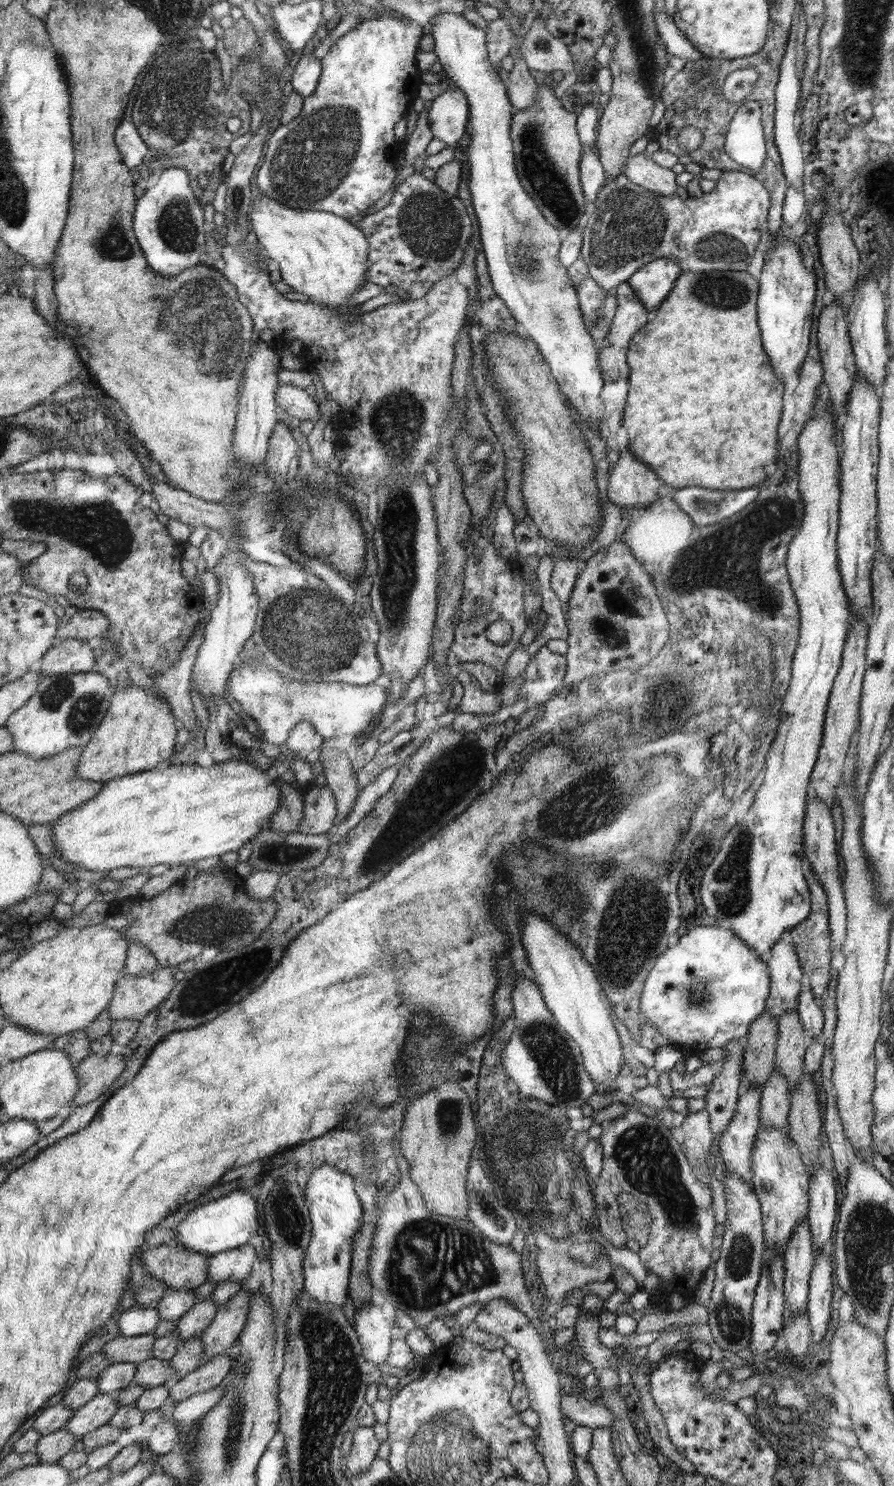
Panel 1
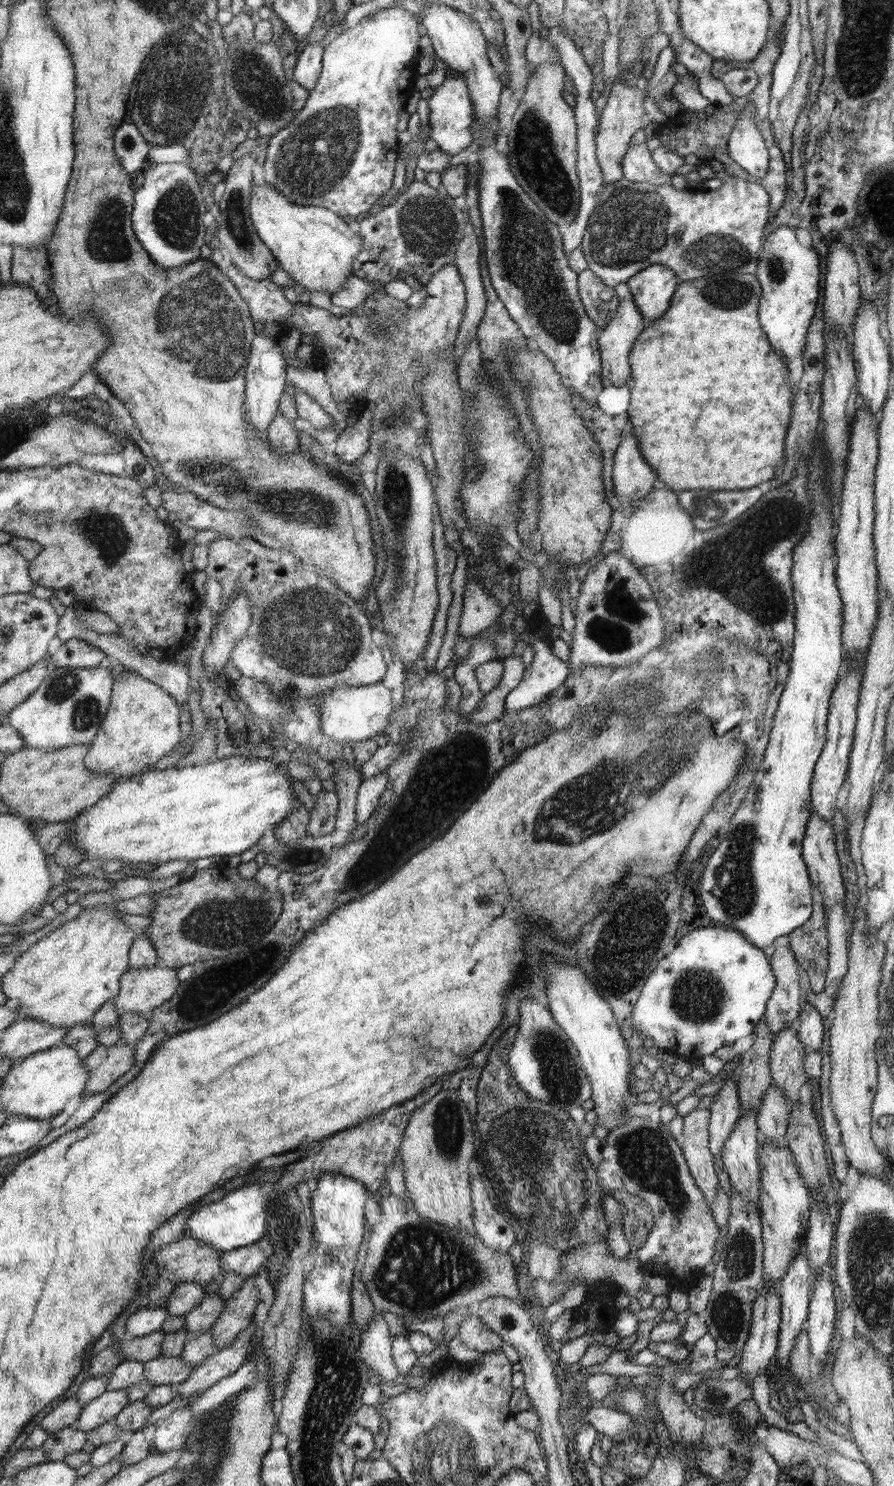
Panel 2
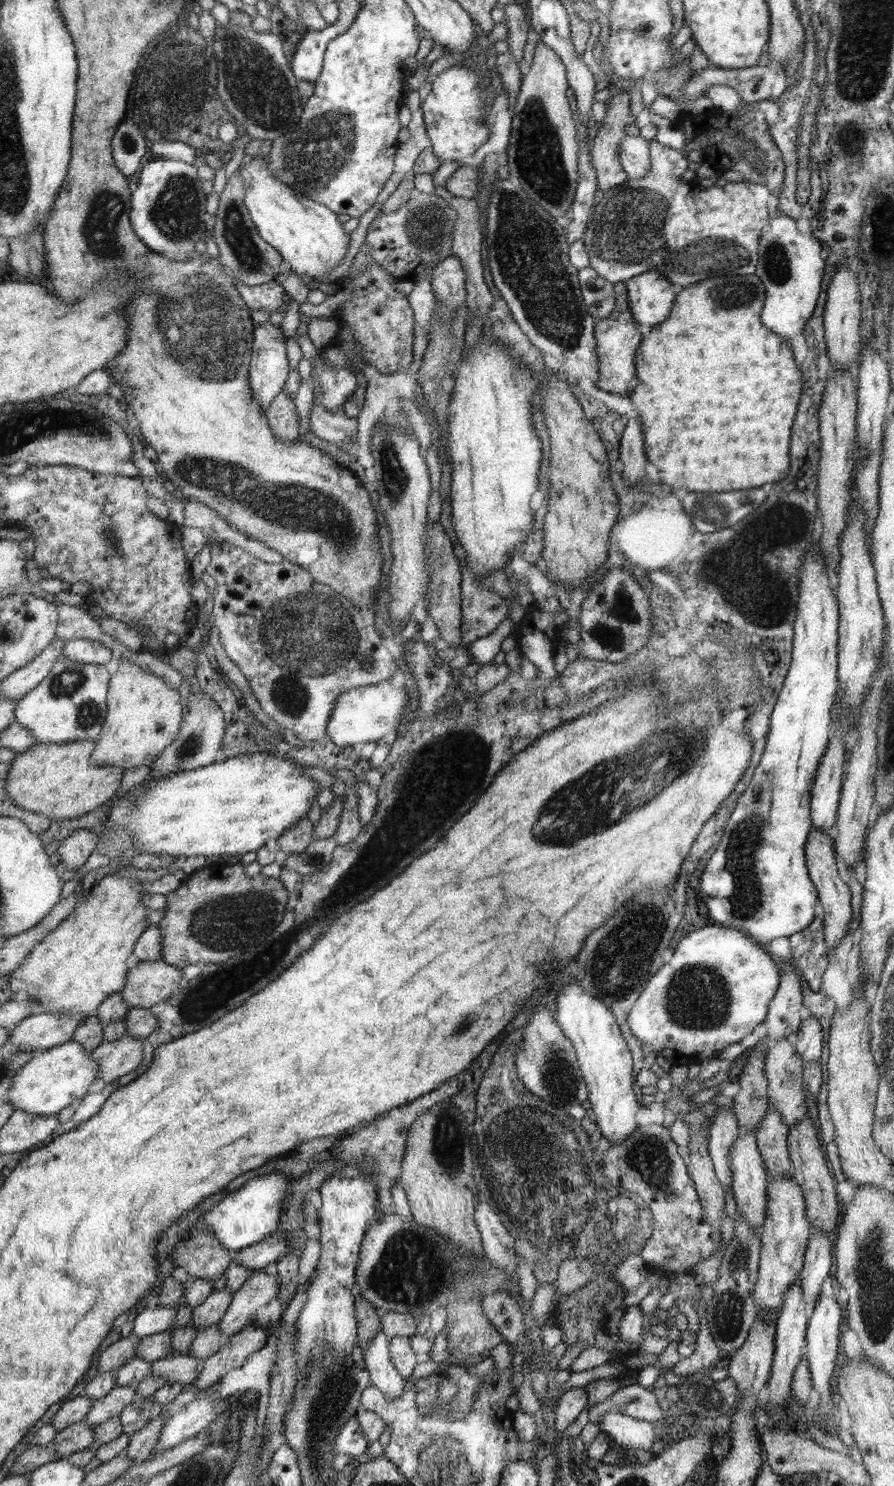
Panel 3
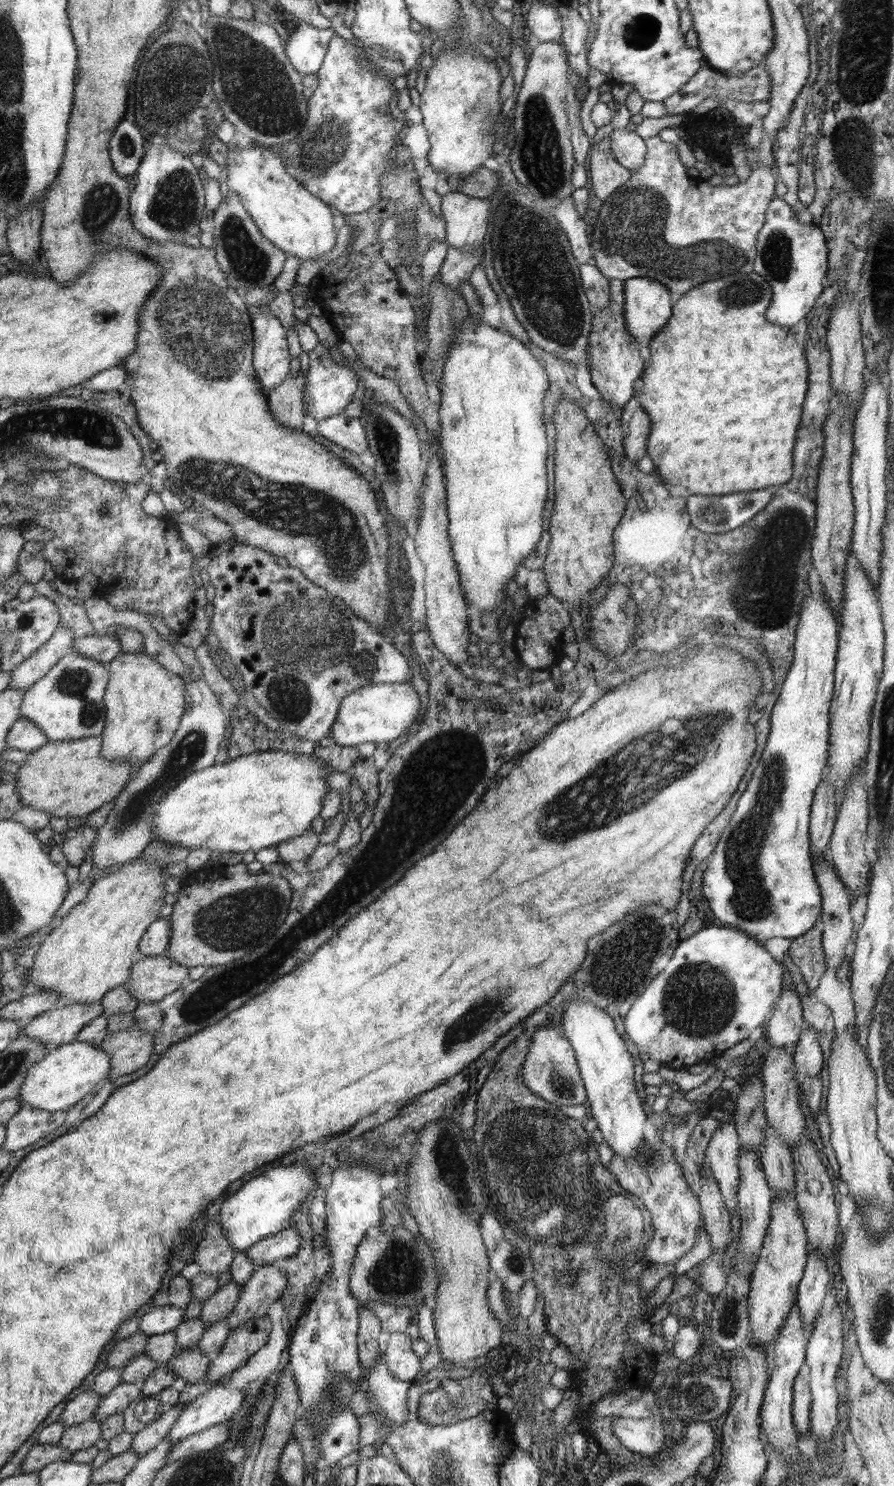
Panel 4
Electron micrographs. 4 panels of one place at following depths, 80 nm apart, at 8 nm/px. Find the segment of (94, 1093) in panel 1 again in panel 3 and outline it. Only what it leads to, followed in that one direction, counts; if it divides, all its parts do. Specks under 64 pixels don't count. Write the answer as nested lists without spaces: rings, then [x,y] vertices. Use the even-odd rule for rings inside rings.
[[[125,1033],[117,1040],[104,1040],[92,1054],[100,1064],[100,1074],[96,1079],[110,1084],[132,1073],[145,1061],[145,1040]]]

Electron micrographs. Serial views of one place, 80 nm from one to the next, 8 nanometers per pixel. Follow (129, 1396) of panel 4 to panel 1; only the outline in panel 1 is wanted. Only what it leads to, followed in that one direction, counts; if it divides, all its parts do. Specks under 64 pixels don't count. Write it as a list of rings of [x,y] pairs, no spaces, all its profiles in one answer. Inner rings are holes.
[[[99,1393],[84,1407],[73,1411],[70,1421],[66,1422],[64,1428],[73,1432],[74,1436],[77,1436],[78,1441],[80,1441],[88,1432],[108,1424],[119,1408],[121,1408],[121,1402],[115,1393]]]

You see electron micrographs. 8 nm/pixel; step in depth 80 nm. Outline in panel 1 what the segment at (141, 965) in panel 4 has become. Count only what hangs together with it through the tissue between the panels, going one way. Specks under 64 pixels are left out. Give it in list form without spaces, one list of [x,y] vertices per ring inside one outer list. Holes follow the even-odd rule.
[[[160,966],[154,972],[148,975],[139,975],[136,977],[126,976],[117,982],[116,992],[109,1002],[107,1013],[110,1014],[110,1020],[130,1020],[141,1021],[148,1013],[157,1008],[165,1001],[165,998],[173,993],[177,982],[174,978],[177,970]]]

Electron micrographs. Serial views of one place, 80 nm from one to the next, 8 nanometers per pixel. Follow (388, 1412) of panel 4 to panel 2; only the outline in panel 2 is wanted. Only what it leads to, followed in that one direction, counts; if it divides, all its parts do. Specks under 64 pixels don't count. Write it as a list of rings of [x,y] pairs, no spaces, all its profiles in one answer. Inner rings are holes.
[[[381,1310],[371,1316],[368,1326],[360,1333],[361,1357],[387,1386],[394,1384],[400,1375],[391,1353],[393,1339]]]

